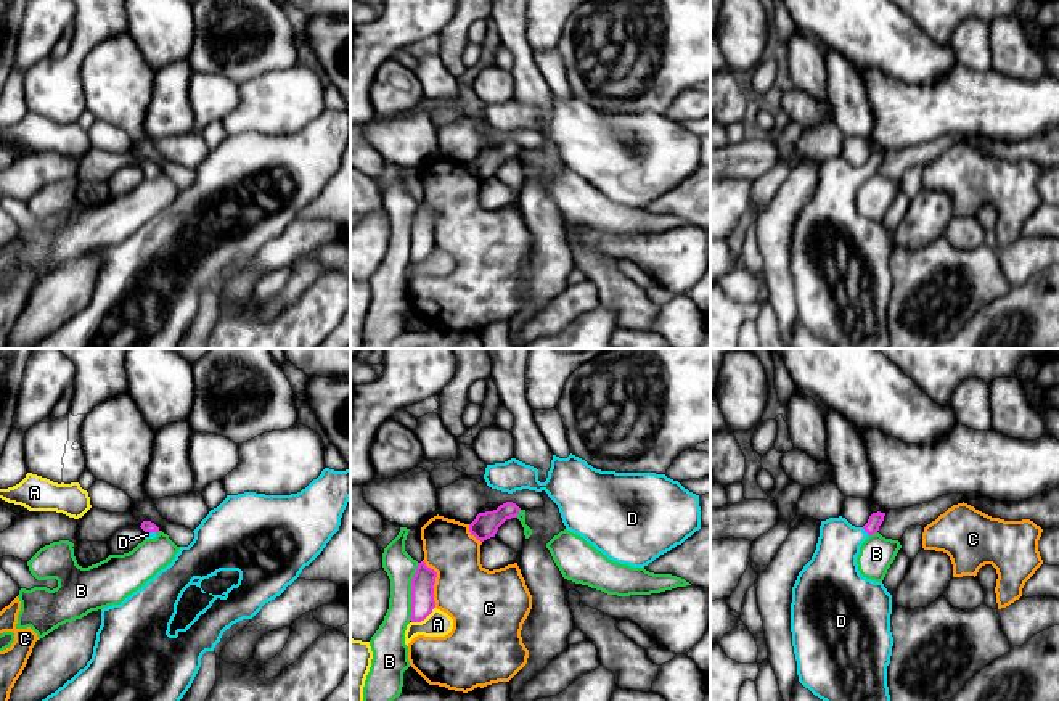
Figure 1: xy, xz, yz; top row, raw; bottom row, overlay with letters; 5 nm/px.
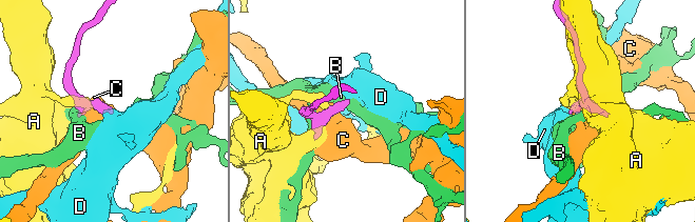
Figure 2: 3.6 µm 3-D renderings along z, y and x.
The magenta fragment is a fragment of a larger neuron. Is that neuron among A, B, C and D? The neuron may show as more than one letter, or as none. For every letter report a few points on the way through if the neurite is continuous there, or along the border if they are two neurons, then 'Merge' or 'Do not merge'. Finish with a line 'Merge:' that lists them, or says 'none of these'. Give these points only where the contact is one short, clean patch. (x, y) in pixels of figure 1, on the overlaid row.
A: Do not merge
B: Do not merge
C: Do not merge
D: Path across: yz (875, 521), (865, 531), (834, 561), (833, 569). Merge
Merge: D

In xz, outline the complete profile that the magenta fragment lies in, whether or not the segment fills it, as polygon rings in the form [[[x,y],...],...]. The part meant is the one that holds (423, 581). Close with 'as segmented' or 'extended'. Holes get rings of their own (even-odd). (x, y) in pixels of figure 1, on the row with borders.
[[[424,561],[418,563],[416,572],[411,579],[411,622],[424,621],[435,608],[434,584],[437,572],[426,566]]]; as segmented

